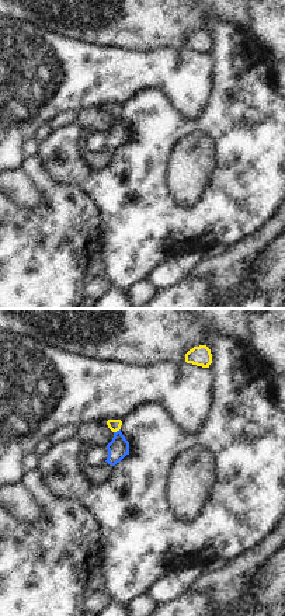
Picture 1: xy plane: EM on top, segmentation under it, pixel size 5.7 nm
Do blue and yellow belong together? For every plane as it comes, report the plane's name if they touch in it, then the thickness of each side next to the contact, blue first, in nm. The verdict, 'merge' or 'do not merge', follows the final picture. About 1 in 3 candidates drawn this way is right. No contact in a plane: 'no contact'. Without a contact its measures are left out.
xy | 120/70 nm

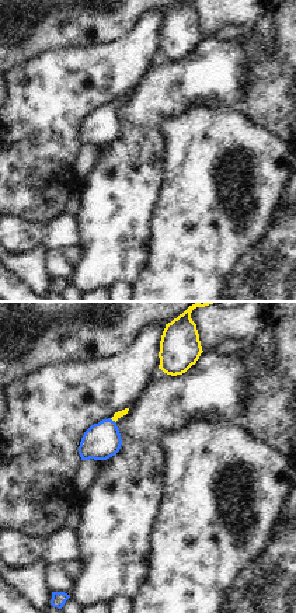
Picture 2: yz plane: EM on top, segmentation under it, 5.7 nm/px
yz | 220/40 nm

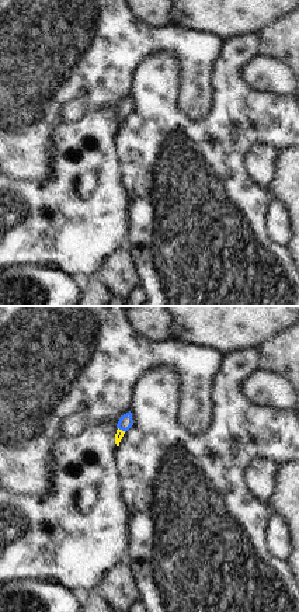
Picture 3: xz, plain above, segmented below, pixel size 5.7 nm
xz | 80/50 nm

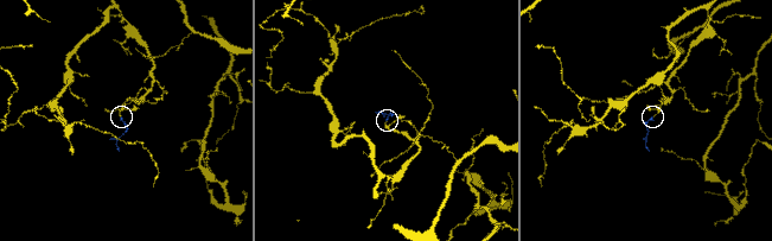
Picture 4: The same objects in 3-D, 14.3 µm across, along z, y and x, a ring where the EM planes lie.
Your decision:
merge

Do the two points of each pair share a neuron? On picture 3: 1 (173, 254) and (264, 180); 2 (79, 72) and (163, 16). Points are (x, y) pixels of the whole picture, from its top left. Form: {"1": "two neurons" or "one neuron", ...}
{"1": "two neurons", "2": "two neurons"}

